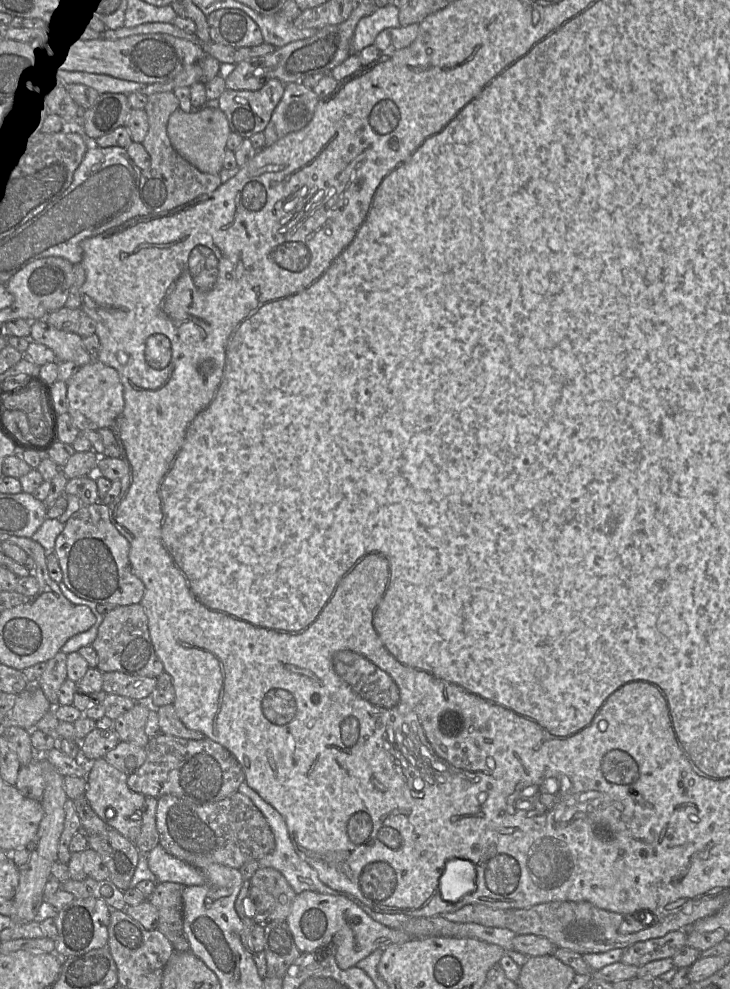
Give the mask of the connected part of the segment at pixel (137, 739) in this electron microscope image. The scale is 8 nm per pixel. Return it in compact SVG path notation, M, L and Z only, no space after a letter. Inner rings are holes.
M136 702L135 705L114 720L114 730L120 741L146 747L150 738L145 732L147 718L151 711L149 702Z

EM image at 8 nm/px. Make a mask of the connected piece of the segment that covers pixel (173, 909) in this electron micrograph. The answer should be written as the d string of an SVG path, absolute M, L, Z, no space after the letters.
M156 883L147 900L157 909L158 930L167 938L175 952L189 951L189 942L183 930L182 884Z

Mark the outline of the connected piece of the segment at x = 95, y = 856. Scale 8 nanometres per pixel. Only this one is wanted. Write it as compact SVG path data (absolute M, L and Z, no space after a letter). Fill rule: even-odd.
M89 847L83 851L71 853L67 865L72 880L82 881L93 878L101 881L109 879L109 870L101 856Z

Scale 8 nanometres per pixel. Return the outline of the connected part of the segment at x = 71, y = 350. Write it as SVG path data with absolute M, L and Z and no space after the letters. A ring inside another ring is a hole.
M45 319L31 322L30 341L43 344L51 349L57 362L70 361L84 366L94 360L83 345L78 333L66 332L49 325Z

